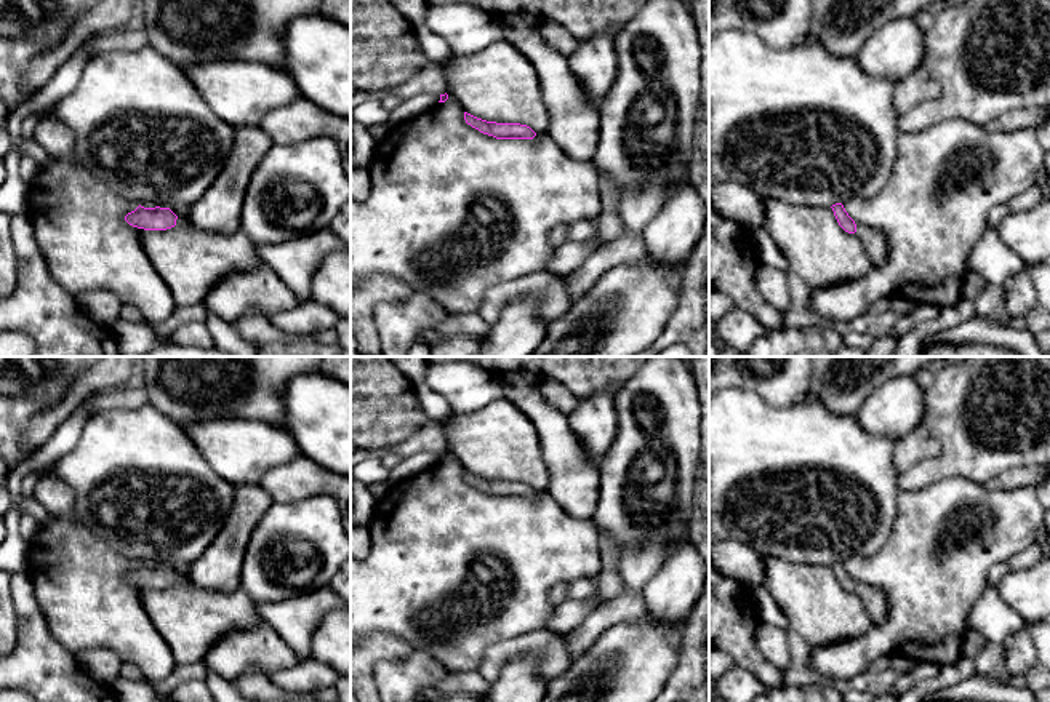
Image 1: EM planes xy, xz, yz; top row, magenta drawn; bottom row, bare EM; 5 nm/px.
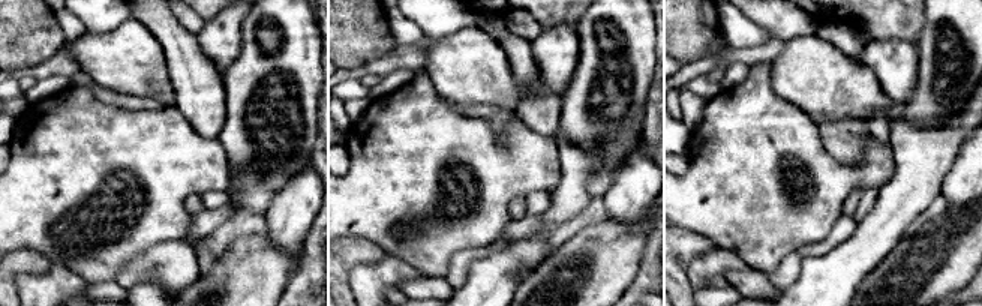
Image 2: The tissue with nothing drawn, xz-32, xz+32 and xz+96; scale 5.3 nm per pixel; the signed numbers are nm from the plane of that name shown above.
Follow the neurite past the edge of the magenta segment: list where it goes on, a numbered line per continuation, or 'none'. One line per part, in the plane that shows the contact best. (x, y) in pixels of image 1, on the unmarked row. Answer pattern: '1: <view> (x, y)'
1: yz (874, 600)

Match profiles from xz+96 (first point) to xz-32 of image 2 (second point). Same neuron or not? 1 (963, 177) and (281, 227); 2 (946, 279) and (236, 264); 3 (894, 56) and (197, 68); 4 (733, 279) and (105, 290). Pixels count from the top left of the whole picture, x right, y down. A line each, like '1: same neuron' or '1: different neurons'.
1: same neuron
2: same neuron
3: different neurons
4: same neuron

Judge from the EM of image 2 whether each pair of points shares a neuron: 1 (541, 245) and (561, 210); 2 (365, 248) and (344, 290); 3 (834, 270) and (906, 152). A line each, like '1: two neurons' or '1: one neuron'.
1: one neuron
2: one neuron
3: one neuron

